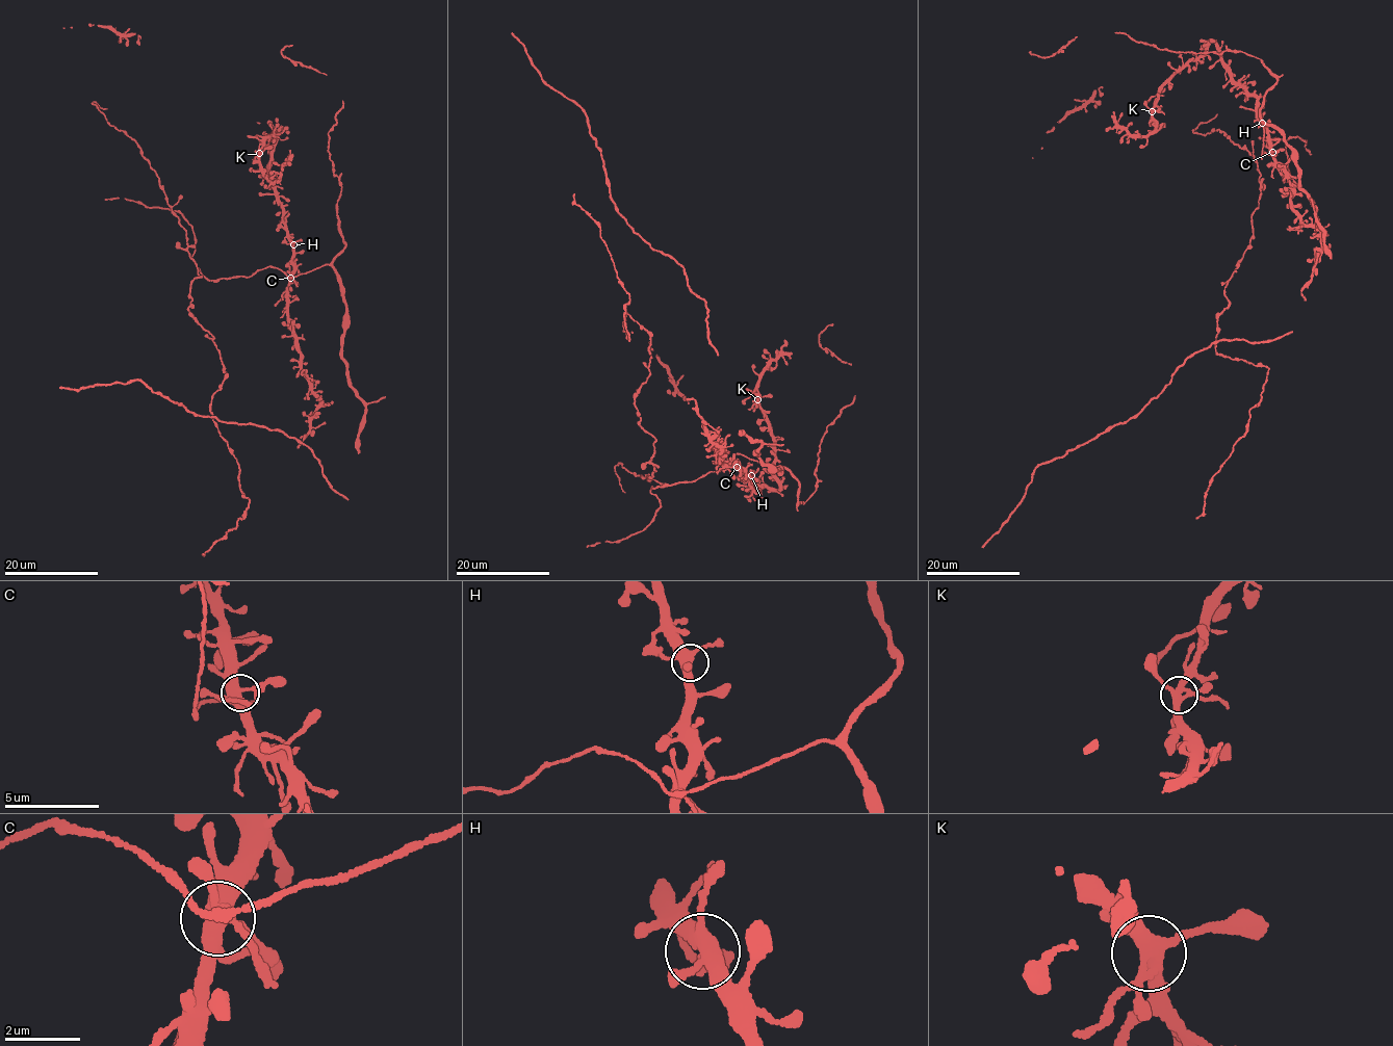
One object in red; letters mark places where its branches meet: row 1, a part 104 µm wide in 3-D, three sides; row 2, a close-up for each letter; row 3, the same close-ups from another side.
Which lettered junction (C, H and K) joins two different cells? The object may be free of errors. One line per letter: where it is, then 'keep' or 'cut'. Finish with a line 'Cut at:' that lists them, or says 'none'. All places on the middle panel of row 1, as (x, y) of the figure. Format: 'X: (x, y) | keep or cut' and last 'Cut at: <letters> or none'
C: (737, 467) | keep
H: (751, 475) | keep
K: (757, 399) | keep
Cut at: none

